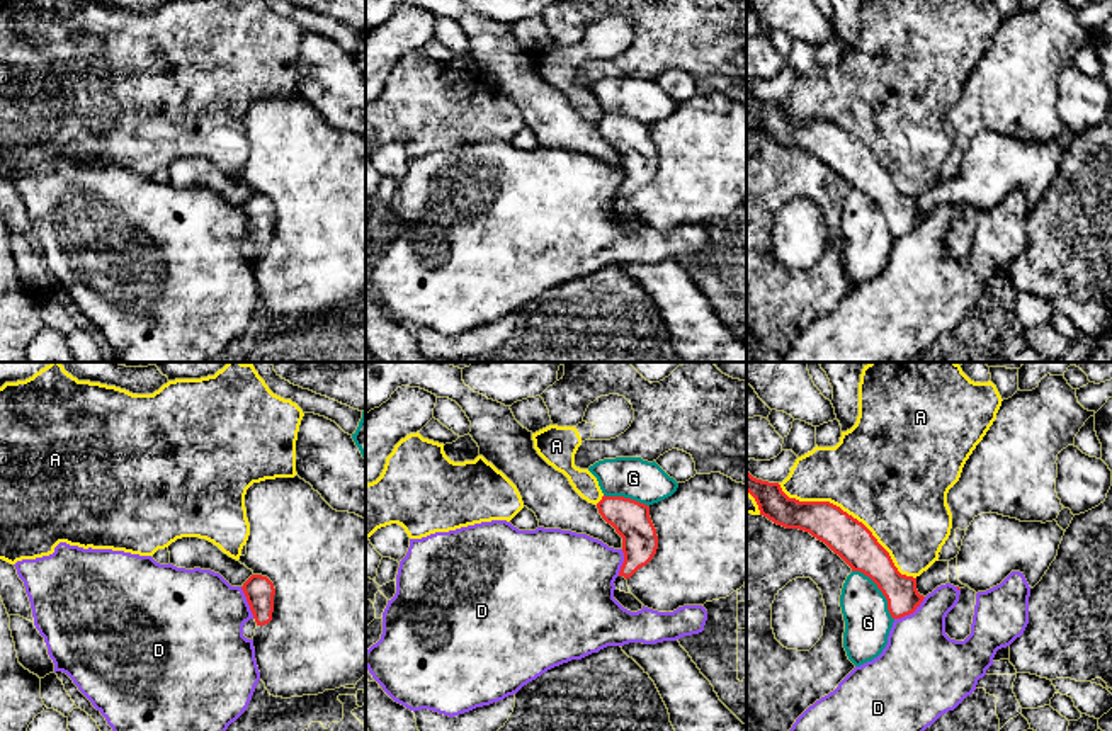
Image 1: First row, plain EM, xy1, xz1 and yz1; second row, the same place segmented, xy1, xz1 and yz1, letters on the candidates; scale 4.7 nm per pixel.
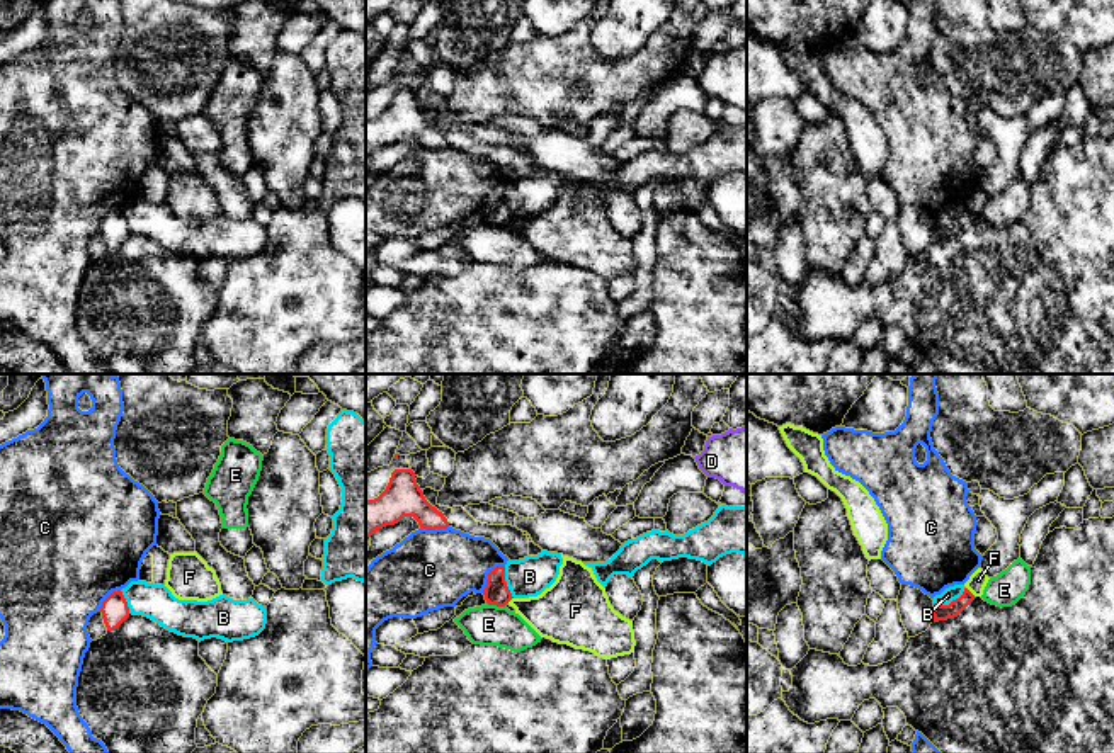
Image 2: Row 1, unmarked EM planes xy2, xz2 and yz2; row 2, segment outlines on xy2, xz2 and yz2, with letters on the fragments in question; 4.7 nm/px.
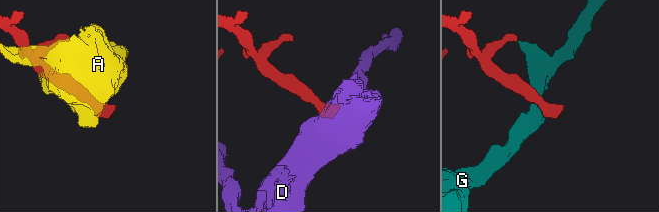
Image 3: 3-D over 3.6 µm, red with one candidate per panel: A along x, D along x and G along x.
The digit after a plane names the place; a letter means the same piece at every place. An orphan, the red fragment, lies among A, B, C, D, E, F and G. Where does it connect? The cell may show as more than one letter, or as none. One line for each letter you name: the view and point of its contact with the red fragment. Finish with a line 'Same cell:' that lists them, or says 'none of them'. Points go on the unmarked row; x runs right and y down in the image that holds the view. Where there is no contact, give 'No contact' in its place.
Same cell: none of them

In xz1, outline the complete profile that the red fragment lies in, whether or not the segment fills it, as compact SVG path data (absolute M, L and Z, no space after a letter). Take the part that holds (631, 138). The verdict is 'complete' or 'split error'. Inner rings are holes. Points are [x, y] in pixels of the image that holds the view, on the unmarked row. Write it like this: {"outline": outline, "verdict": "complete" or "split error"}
{"outline": "M604 114L597 128L602 138L622 156L624 182L614 204L617 209L631 212L627 199L646 185L658 168L650 126L631 117Z", "verdict": "split error"}

